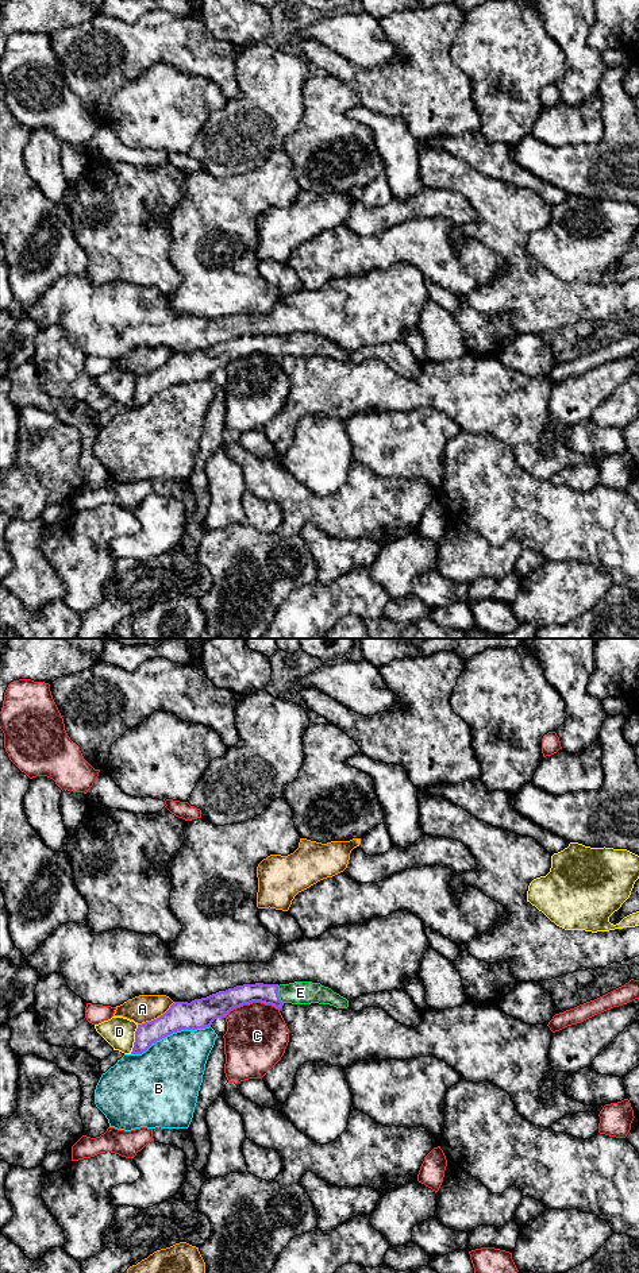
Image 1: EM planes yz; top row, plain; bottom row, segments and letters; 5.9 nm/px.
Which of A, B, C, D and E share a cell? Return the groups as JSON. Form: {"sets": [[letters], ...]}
{"sets": [["A"], ["B"], ["C"], ["D"], ["E"]]}

